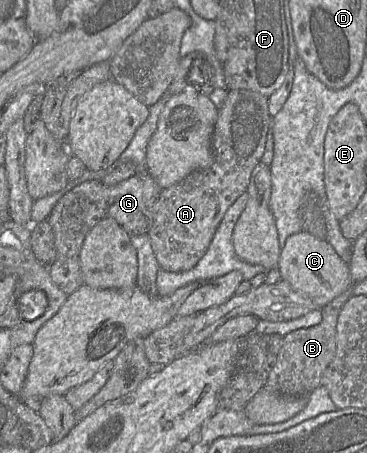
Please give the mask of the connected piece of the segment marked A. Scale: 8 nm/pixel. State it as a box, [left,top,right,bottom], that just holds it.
[147,90,271,272]

